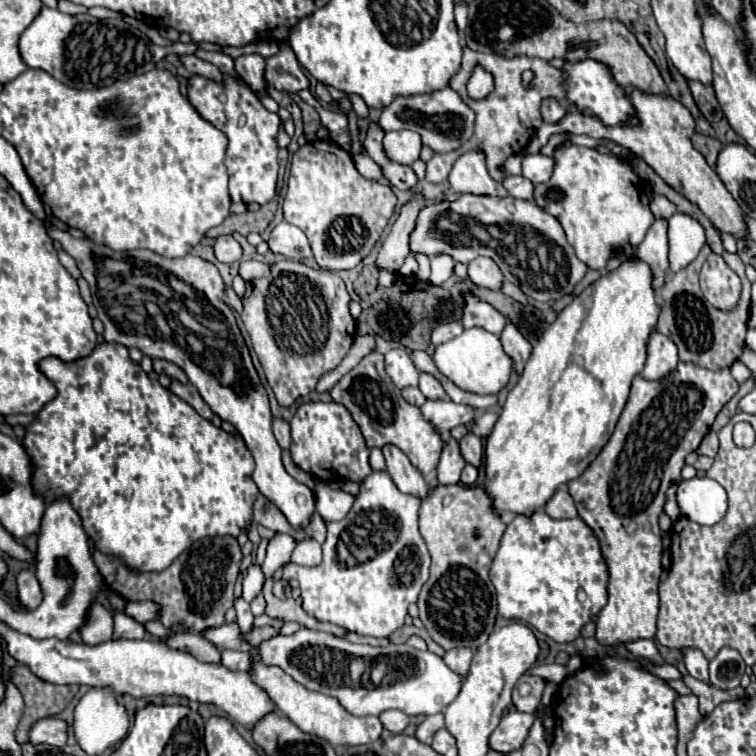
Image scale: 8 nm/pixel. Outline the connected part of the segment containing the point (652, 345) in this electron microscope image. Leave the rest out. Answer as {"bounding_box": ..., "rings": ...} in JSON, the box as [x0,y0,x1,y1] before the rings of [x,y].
{"bounding_box":[641,331,679,381],"rings":[[[653,331],[647,345],[647,363],[641,375],[651,381],[663,379],[677,367],[677,363],[679,363],[679,357],[677,357],[675,343],[669,337],[661,335],[659,331]]]}

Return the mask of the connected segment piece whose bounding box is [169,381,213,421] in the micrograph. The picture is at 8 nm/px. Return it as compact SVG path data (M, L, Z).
M171 381L171 387L169 387L169 391L171 393L175 393L179 399L183 399L185 403L189 403L203 419L207 419L207 421L213 421L213 411L207 407L207 403L201 399L201 395L199 395L199 391L191 385L191 383L187 383L187 385L183 385L183 383L179 383L179 381Z

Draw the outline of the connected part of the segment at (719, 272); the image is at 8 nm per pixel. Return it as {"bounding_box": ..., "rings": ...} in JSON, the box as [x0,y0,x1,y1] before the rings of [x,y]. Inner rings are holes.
{"bounding_box":[701,253,741,309],"rings":[[[711,253],[701,267],[701,291],[705,299],[717,309],[733,309],[739,301],[741,281],[735,271],[727,267],[721,255]]]}

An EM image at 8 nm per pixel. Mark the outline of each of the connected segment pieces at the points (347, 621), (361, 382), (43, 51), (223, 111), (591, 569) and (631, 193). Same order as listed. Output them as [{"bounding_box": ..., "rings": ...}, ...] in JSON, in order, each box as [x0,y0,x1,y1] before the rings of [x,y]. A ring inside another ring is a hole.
[{"bounding_box":[281,471,431,639],"rings":[[[373,471],[361,483],[361,491],[347,517],[335,523],[325,523],[327,539],[323,543],[321,565],[317,569],[307,569],[295,563],[287,563],[283,567],[281,579],[285,583],[297,581],[305,613],[317,621],[327,621],[347,631],[375,639],[389,637],[399,627],[403,627],[409,605],[417,603],[419,591],[429,579],[431,565],[431,555],[419,533],[419,505],[421,501],[413,495],[403,495],[395,483],[391,483],[391,477],[385,471]]]},{"bounding_box":[331,353,443,475],"rings":[[[371,353],[361,359],[361,363],[351,369],[347,375],[343,375],[335,387],[331,389],[331,399],[353,415],[355,423],[359,425],[367,447],[385,447],[387,443],[399,447],[409,461],[423,473],[427,475],[437,467],[441,449],[443,449],[443,439],[435,431],[431,423],[427,423],[421,417],[419,407],[409,405],[403,397],[401,391],[391,383],[389,375],[383,369],[383,357],[379,353]]]},{"bounding_box":[19,7,197,89],"rings":[[[43,7],[35,21],[23,31],[19,51],[27,67],[43,69],[67,87],[97,89],[147,73],[155,69],[155,65],[169,53],[191,55],[197,51],[197,45],[175,43],[169,47],[159,47],[147,35],[119,19],[101,21],[91,15],[67,15],[57,9]]]},{"bounding_box":[189,75,279,205],"rings":[[[193,75],[189,79],[189,93],[191,105],[199,111],[203,119],[213,123],[221,129],[229,139],[227,149],[227,173],[229,173],[229,195],[235,203],[259,203],[265,205],[275,197],[275,187],[278,179],[278,151],[277,129],[279,129],[279,115],[267,111],[257,95],[241,81],[227,75],[223,85],[203,79],[201,75]]]},{"bounding_box":[489,509,607,643],"rings":[[[537,509],[531,515],[517,515],[507,525],[499,543],[499,551],[493,559],[489,577],[497,591],[501,617],[529,623],[557,643],[577,639],[581,627],[603,609],[603,603],[607,603],[607,567],[593,531],[579,517],[551,519],[543,509]],[[579,591],[585,593],[583,601],[579,599]]]},{"bounding_box":[535,145,655,271],"rings":[[[579,145],[557,147],[553,161],[553,175],[547,183],[537,185],[535,203],[561,223],[567,241],[589,269],[605,271],[613,255],[633,251],[619,247],[637,247],[653,225],[655,215],[649,209],[653,197],[651,187],[631,165],[619,161],[615,155],[603,155],[597,149]]]}]

